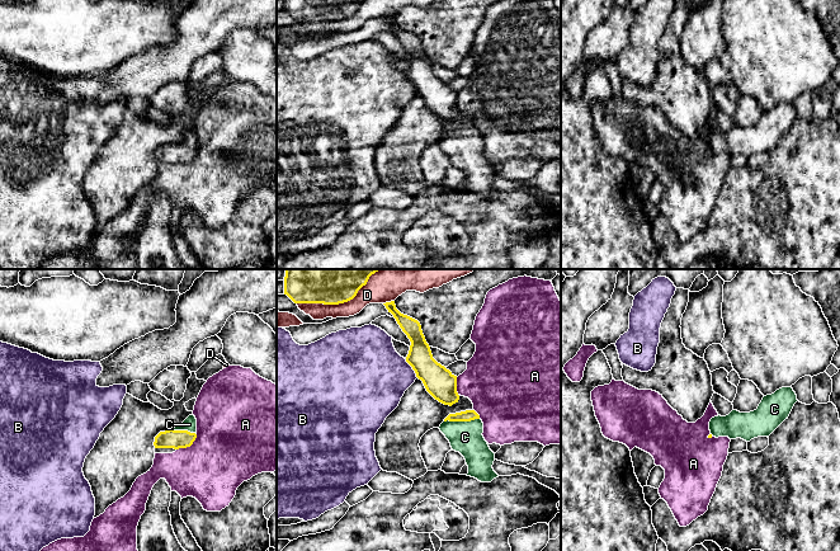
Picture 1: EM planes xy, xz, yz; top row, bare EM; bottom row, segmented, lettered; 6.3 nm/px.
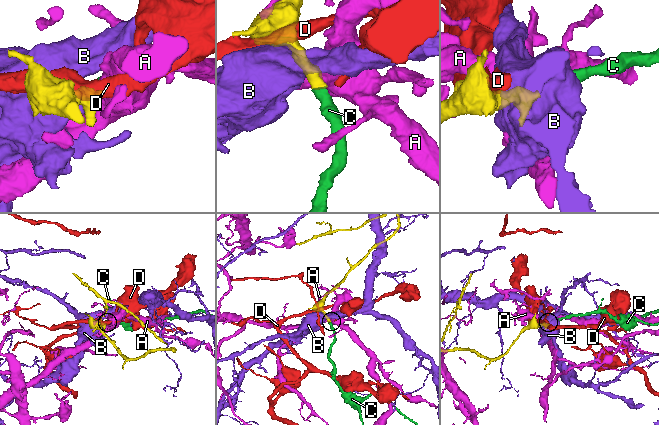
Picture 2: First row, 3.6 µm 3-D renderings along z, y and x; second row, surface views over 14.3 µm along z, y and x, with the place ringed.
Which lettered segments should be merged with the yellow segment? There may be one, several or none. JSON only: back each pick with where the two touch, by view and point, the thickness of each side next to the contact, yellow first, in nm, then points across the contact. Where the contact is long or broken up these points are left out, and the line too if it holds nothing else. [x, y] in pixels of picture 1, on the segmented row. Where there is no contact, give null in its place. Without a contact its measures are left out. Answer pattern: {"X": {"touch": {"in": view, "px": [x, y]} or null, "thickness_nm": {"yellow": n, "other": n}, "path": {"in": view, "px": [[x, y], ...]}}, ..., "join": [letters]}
{"C": {"touch": {"in": "xz", "px": [461, 420]}, "thickness_nm": {"yellow": 70, "other": 200}, "path": {"in": "xz", "px": [[467, 415], [461, 420], [465, 437]]}}, "join": ["C"]}

